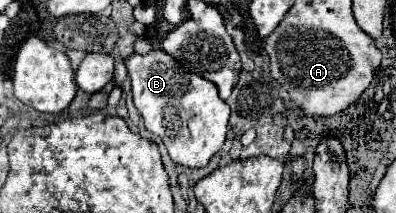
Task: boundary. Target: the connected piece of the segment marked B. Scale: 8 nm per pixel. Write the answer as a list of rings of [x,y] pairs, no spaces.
[[[163,50],[151,54],[131,54],[127,72],[133,84],[133,102],[143,116],[145,128],[159,136],[175,164],[203,168],[209,158],[223,148],[229,122],[229,106],[219,98],[215,84],[183,68]]]

